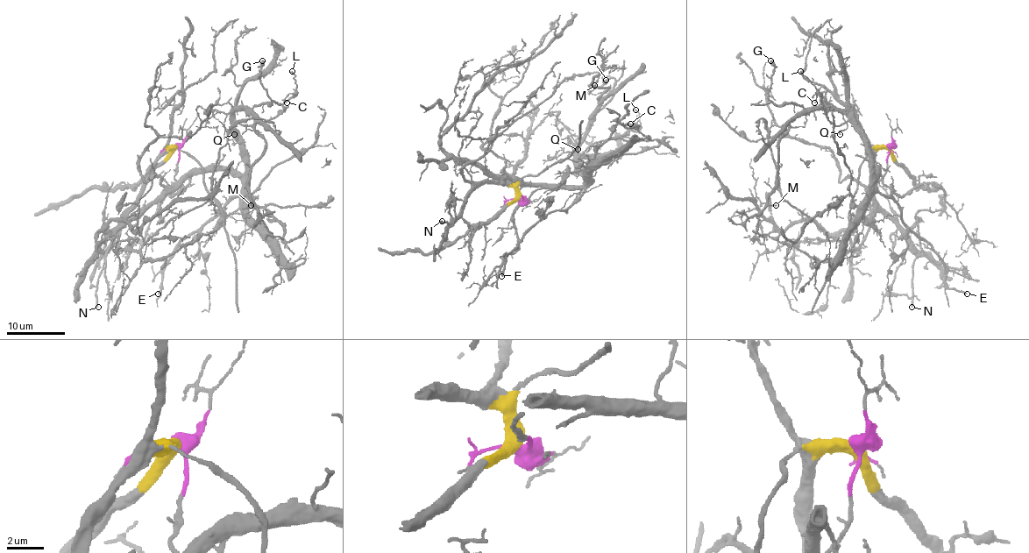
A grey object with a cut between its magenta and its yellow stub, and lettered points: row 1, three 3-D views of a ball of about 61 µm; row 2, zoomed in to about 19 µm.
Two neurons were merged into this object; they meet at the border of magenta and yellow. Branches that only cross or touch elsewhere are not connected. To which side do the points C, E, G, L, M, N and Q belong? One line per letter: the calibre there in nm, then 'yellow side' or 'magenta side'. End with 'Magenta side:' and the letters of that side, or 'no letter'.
C: 120 nm | magenta side
E: 200 nm | magenta side
G: 480 nm | magenta side
L: 150 nm | magenta side
M: 120 nm | magenta side
N: 220 nm | yellow side
Q: 130 nm | magenta side
Magenta side: C, E, G, L, M, Q

